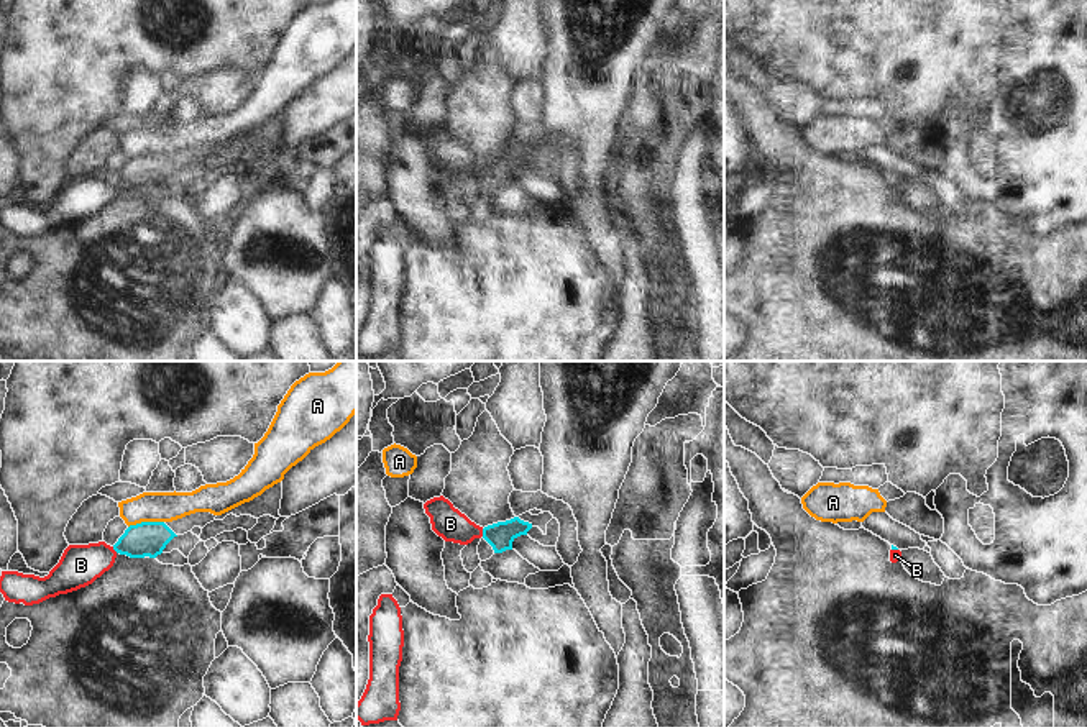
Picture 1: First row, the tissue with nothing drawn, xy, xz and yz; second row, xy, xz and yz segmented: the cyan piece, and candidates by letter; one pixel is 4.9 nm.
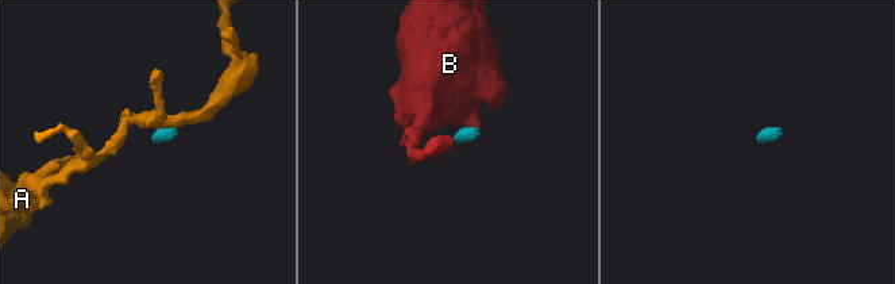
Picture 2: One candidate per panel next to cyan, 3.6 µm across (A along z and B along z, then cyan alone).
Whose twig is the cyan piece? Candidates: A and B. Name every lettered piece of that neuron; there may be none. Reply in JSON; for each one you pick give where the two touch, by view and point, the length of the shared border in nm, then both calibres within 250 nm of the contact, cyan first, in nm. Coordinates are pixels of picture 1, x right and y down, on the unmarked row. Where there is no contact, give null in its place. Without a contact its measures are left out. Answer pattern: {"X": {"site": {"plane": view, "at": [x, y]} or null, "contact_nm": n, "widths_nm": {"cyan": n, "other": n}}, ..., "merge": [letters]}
{"merge": []}

